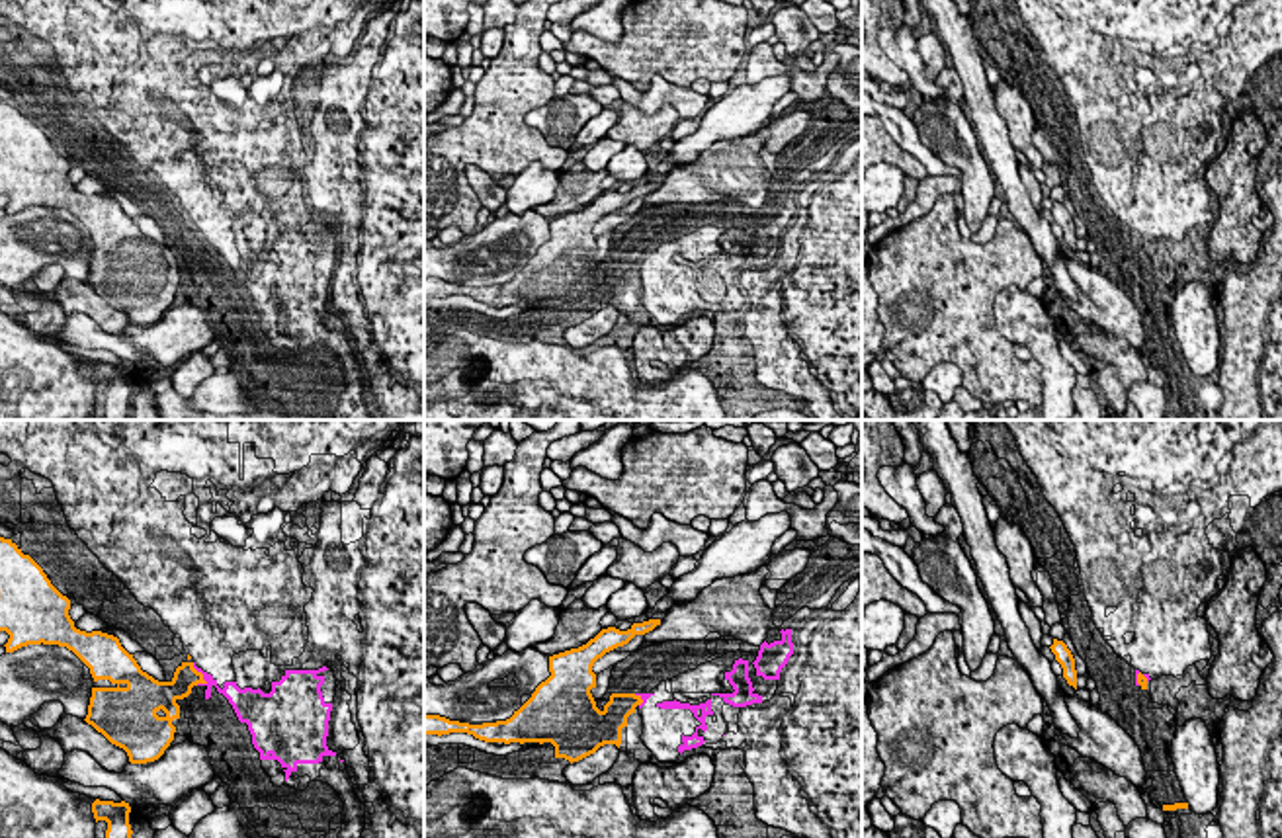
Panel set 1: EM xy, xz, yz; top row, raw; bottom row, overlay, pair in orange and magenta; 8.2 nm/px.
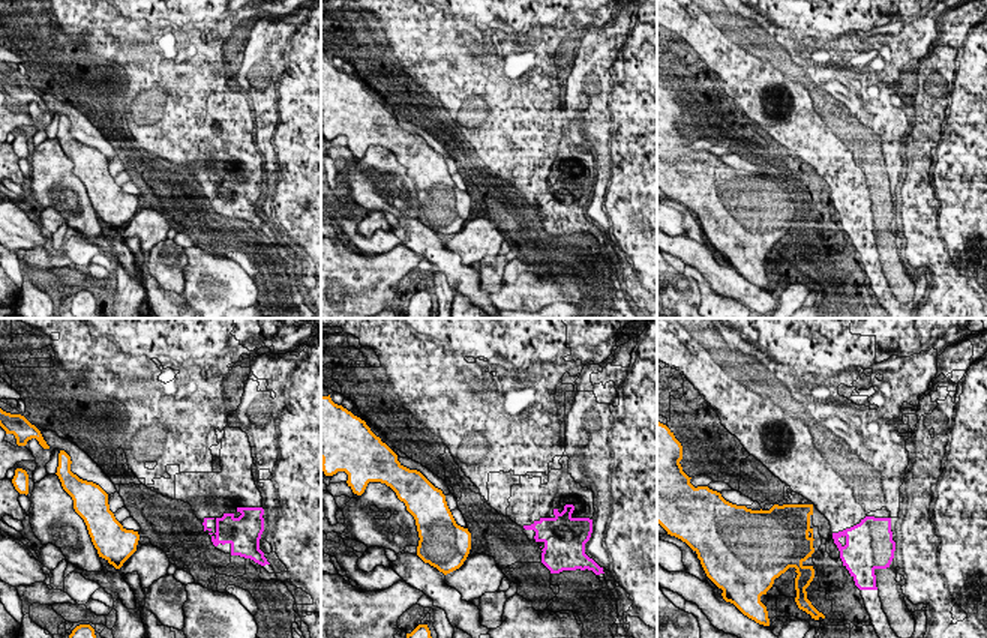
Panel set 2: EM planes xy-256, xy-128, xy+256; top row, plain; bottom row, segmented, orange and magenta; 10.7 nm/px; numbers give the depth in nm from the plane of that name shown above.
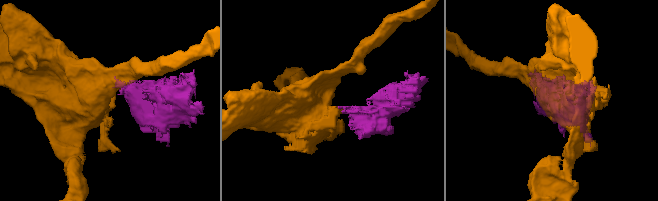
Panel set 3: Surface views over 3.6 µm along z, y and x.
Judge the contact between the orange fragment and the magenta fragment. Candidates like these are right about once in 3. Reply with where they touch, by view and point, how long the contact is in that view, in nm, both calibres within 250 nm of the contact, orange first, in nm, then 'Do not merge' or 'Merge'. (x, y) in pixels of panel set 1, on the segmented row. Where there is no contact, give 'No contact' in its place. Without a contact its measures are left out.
Touches orange at xy (202, 674). Shared border 220 nm. Thickness 200 nm (orange) against 100 nm. Do not merge

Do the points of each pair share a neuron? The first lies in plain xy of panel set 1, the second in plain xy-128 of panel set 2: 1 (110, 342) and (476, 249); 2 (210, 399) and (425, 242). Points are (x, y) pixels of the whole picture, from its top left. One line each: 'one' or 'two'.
1: one
2: two

